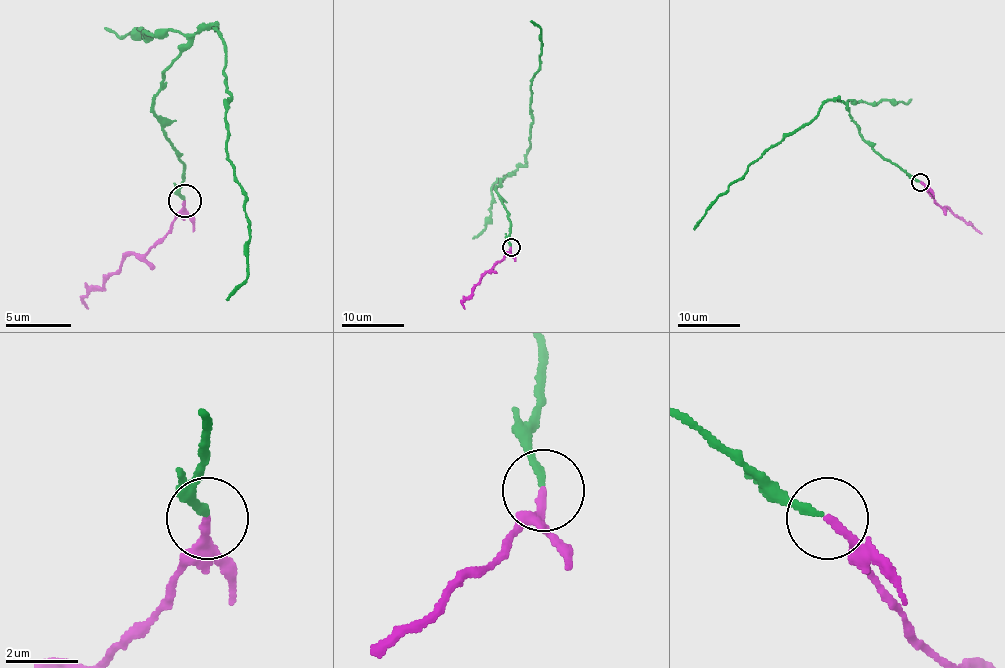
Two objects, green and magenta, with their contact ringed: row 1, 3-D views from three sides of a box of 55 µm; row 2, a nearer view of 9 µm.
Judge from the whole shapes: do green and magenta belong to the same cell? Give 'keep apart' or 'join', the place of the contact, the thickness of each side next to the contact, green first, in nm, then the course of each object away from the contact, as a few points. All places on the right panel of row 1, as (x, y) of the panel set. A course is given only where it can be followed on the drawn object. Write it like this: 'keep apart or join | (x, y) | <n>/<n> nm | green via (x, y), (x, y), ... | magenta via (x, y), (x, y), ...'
keep apart | (920, 182) | 200/240 nm | green via (919, 181), (886, 161), (860, 133), (849, 108), (838, 98), (829, 98), (814, 117), (752, 163), (694, 230) | magenta via (921, 181), (937, 203), (949, 208), (982, 233)

